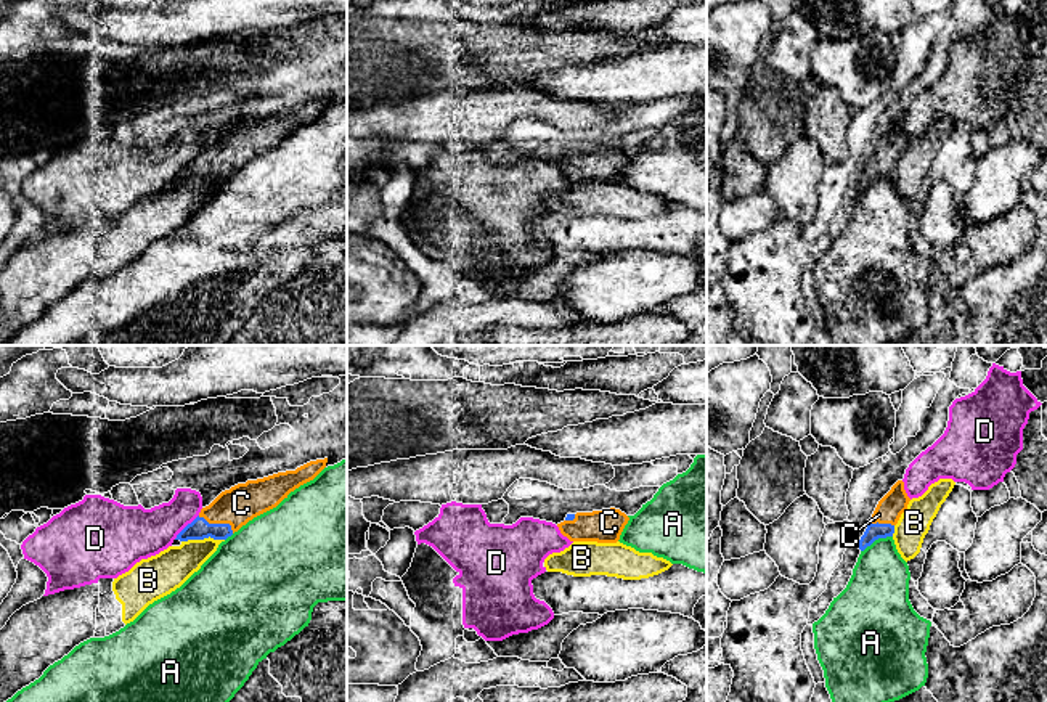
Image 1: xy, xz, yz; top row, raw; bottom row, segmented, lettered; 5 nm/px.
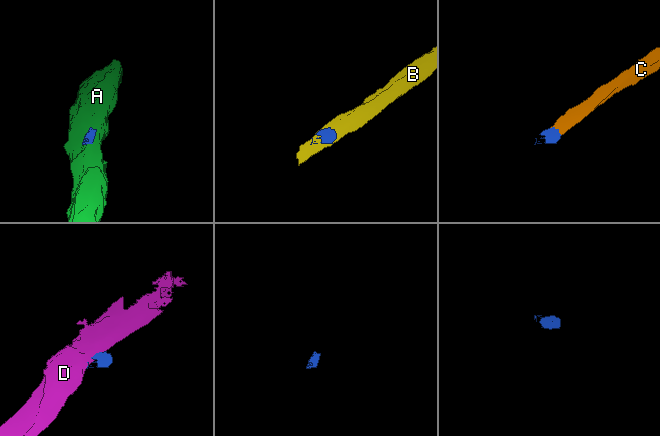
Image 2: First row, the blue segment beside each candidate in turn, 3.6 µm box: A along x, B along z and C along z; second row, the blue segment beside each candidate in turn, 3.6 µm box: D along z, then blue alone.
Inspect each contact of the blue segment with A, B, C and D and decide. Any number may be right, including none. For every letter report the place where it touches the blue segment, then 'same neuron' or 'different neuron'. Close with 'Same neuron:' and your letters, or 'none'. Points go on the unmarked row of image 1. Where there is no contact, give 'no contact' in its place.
A: meets blue in yz at (875, 179); different neuron
B: meets blue in xy at (203, 179); different neuron
C: meets blue in xy at (217, 164); same neuron
D: meets blue in xy at (185, 167); different neuron
Same neuron: C

